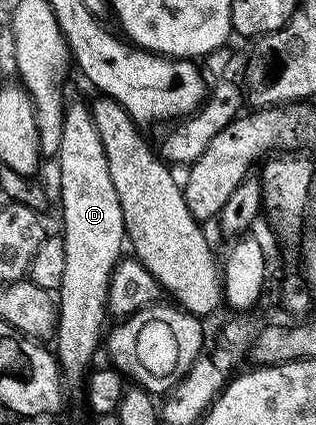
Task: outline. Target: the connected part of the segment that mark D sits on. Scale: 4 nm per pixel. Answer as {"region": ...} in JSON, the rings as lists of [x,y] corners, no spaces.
{"region":[[[79,101],[72,105],[70,102],[64,108],[64,130],[61,132],[58,161],[59,201],[63,204],[61,236],[65,271],[57,290],[59,320],[53,337],[53,349],[59,359],[59,368],[64,374],[68,378],[82,378],[92,368],[91,360],[95,357],[95,348],[98,345],[100,348],[101,338],[105,333],[103,319],[109,315],[107,291],[111,286],[113,271],[124,256],[127,233],[121,200],[109,175],[105,147],[102,146],[101,136],[94,126],[90,108]]]}

